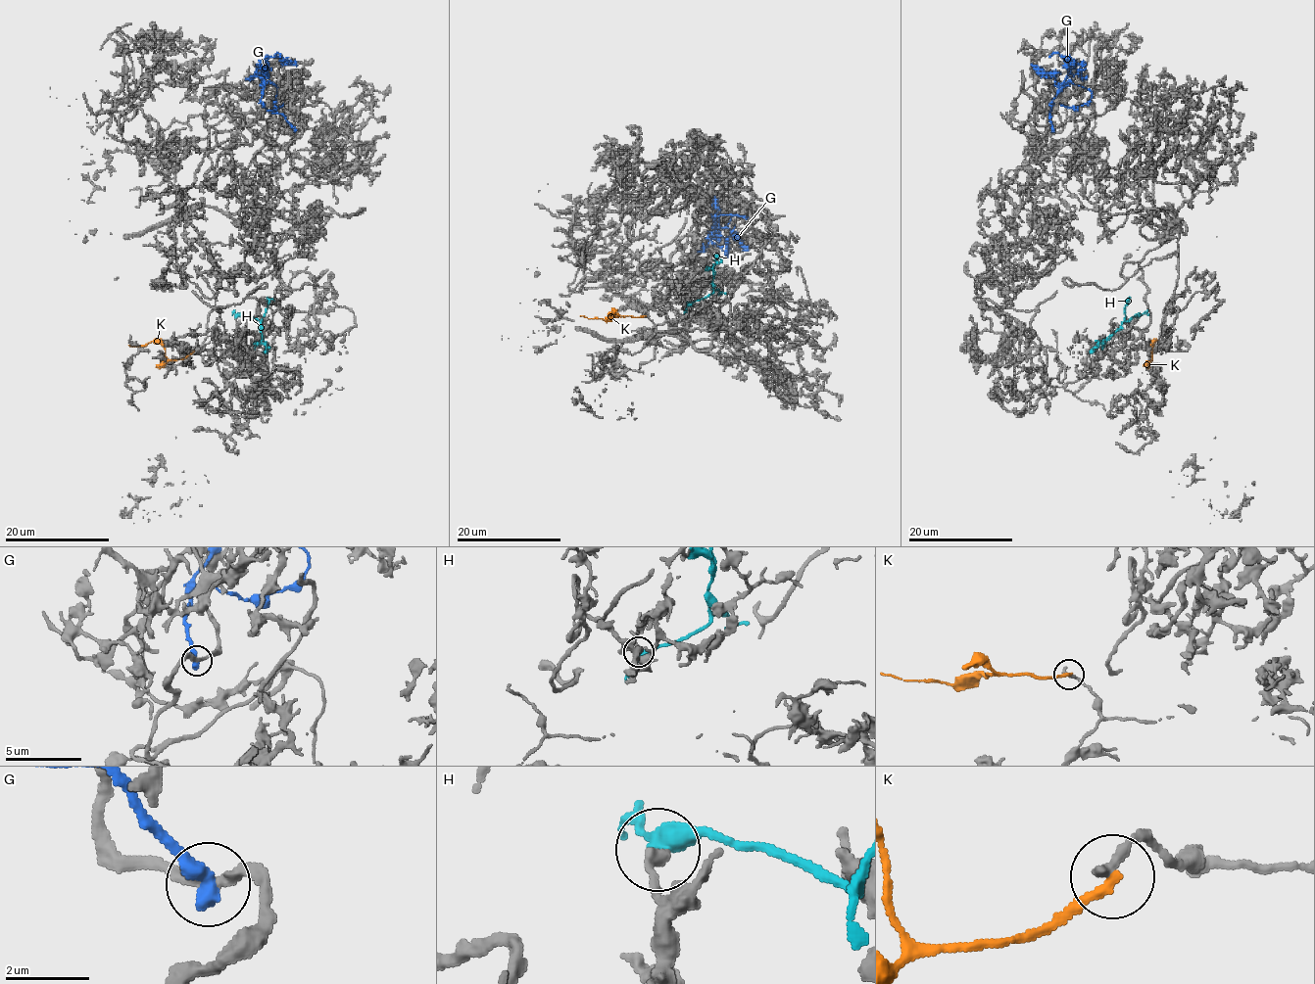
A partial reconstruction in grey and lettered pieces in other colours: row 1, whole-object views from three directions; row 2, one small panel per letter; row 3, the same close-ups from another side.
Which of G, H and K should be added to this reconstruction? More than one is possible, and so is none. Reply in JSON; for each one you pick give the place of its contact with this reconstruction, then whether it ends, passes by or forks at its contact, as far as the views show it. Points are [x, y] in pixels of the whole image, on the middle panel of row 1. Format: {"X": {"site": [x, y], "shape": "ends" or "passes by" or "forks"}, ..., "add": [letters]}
{"add": []}

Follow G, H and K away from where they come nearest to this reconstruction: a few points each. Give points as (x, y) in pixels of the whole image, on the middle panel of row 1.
G: (747, 217), (735, 215), (712, 217), (712, 228), (727, 243), (727, 256), (729, 232), (735, 224)
H: (688, 303), (700, 301), (712, 291), (712, 267), (720, 259), (713, 255)
K: (645, 316), (613, 316), (604, 320), (580, 316)

